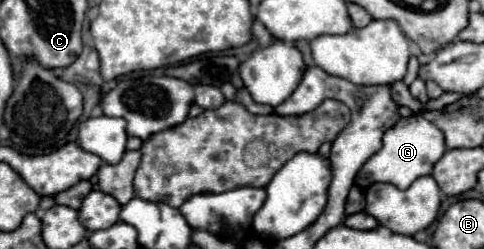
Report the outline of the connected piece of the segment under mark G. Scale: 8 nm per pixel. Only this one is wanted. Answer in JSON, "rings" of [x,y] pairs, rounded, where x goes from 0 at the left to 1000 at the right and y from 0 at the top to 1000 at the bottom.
{"rings":[[[872,458],[826,474],[806,522],[798,522],[789,594],[744,675],[736,707],[736,747],[760,755],[773,731],[802,731],[835,763],[860,715],[888,699],[888,683],[897,675],[897,651],[905,651],[905,635],[913,635],[917,610],[921,610],[917,538],[913,522],[905,522],[905,506],[884,490]]]}

